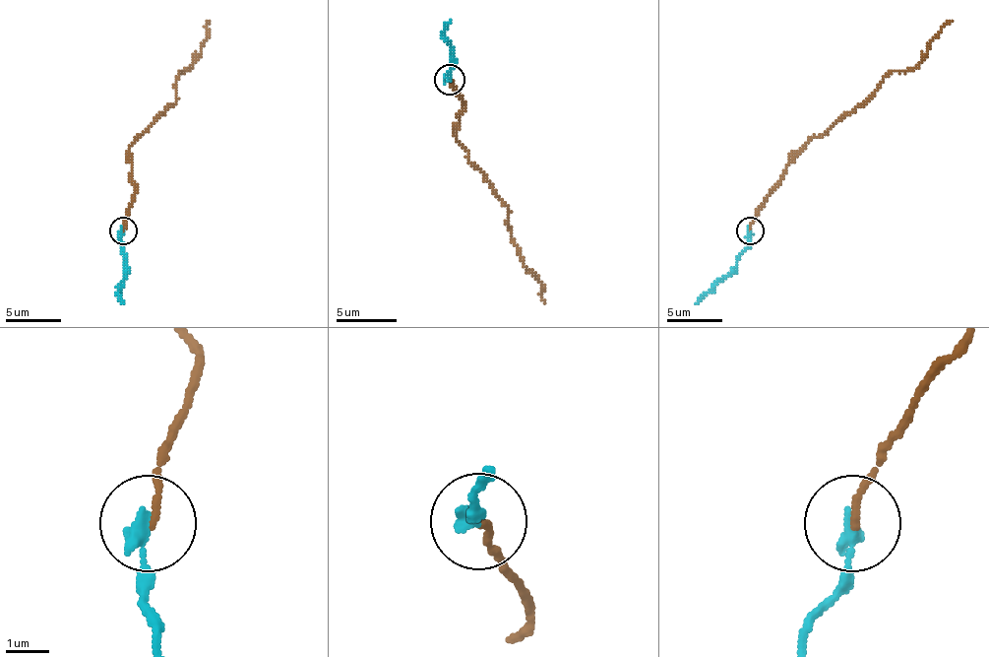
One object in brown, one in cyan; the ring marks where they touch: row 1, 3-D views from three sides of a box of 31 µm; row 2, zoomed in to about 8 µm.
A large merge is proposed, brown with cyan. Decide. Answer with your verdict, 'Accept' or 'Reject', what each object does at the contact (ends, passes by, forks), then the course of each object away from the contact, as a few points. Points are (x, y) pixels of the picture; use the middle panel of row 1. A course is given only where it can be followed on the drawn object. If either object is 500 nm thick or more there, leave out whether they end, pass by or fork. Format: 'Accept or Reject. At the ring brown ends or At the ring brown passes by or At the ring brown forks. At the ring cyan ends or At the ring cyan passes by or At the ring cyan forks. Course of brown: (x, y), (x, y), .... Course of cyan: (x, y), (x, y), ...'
Reject. At the ring brown ends. At the ring cyan ends. Course of brown: (450, 81), (463, 101), (457, 139), (508, 206), (508, 227), (521, 260), (541, 285), (544, 303). Course of cyan: (450, 81), (447, 78), (450, 40), (444, 34), (450, 20)

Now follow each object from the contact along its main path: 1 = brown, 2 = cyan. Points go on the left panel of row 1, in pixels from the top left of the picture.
1: (123, 231), (126, 209), (135, 190), (129, 148), (176, 101), (176, 79), (207, 37), (210, 21)
2: (123, 231), (121, 248), (123, 284), (118, 290), (123, 303)

